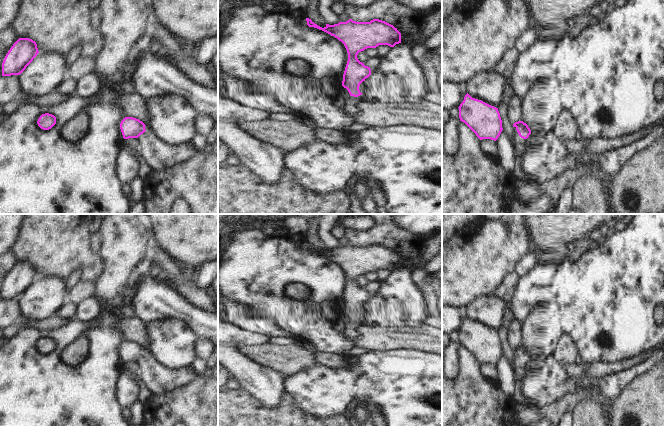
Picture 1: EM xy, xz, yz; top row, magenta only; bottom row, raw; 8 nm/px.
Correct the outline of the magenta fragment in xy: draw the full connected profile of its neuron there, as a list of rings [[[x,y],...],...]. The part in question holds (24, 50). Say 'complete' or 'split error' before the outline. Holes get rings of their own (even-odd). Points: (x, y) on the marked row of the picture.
complete; [[[19,38],[3,60],[2,76],[20,75],[38,53],[35,41],[29,38]]]

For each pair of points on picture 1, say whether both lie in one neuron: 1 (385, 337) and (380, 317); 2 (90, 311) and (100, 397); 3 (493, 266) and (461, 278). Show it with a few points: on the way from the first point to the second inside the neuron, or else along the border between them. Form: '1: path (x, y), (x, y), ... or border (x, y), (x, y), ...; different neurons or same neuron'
1: border (367, 323), (373, 326), (406, 326); different neurons
2: border (75, 317), (89, 323); different neurons
3: path (485, 266), (473, 266), (469, 270); same neuron

